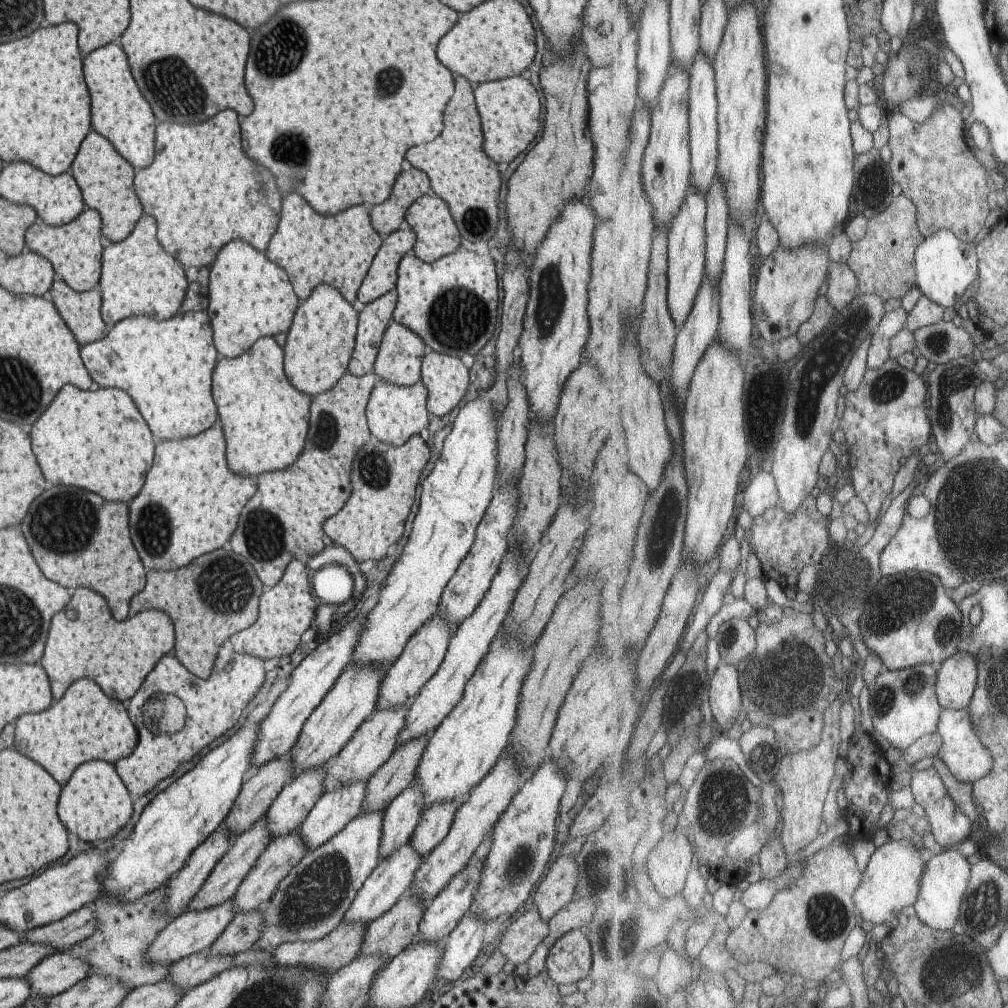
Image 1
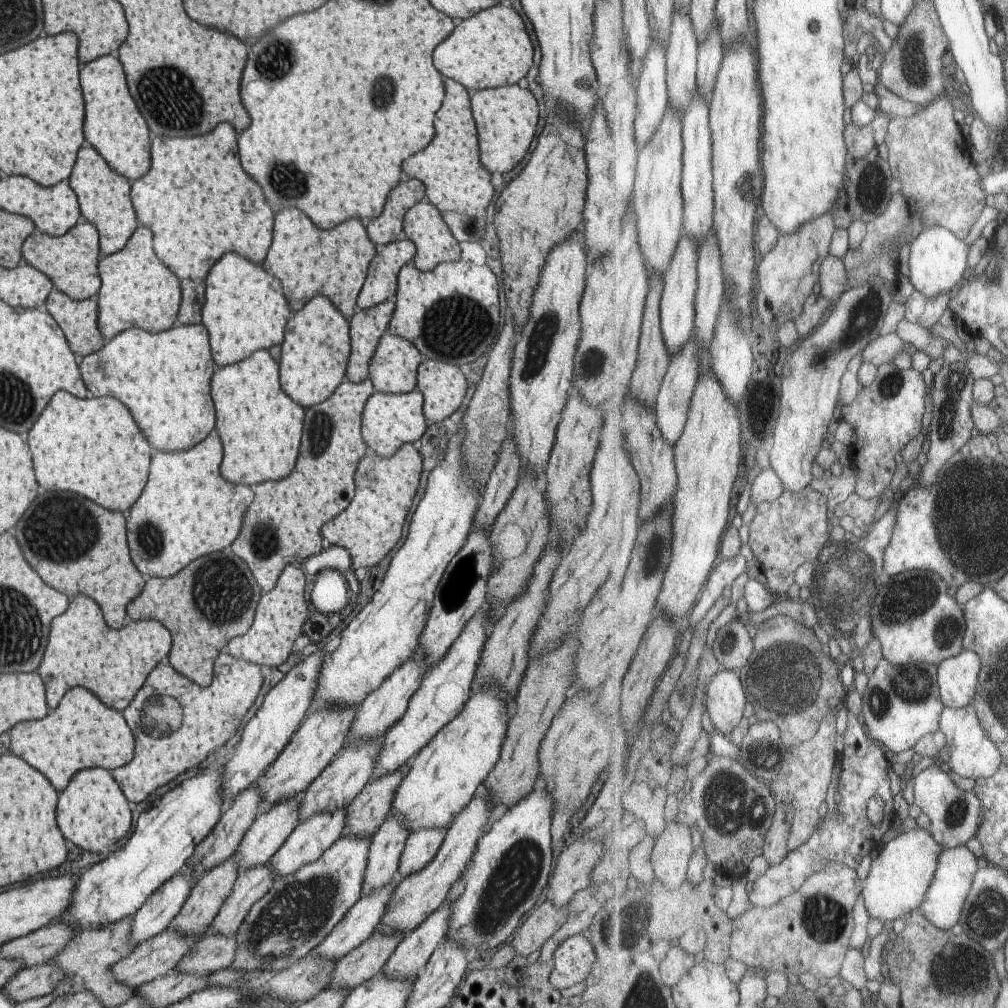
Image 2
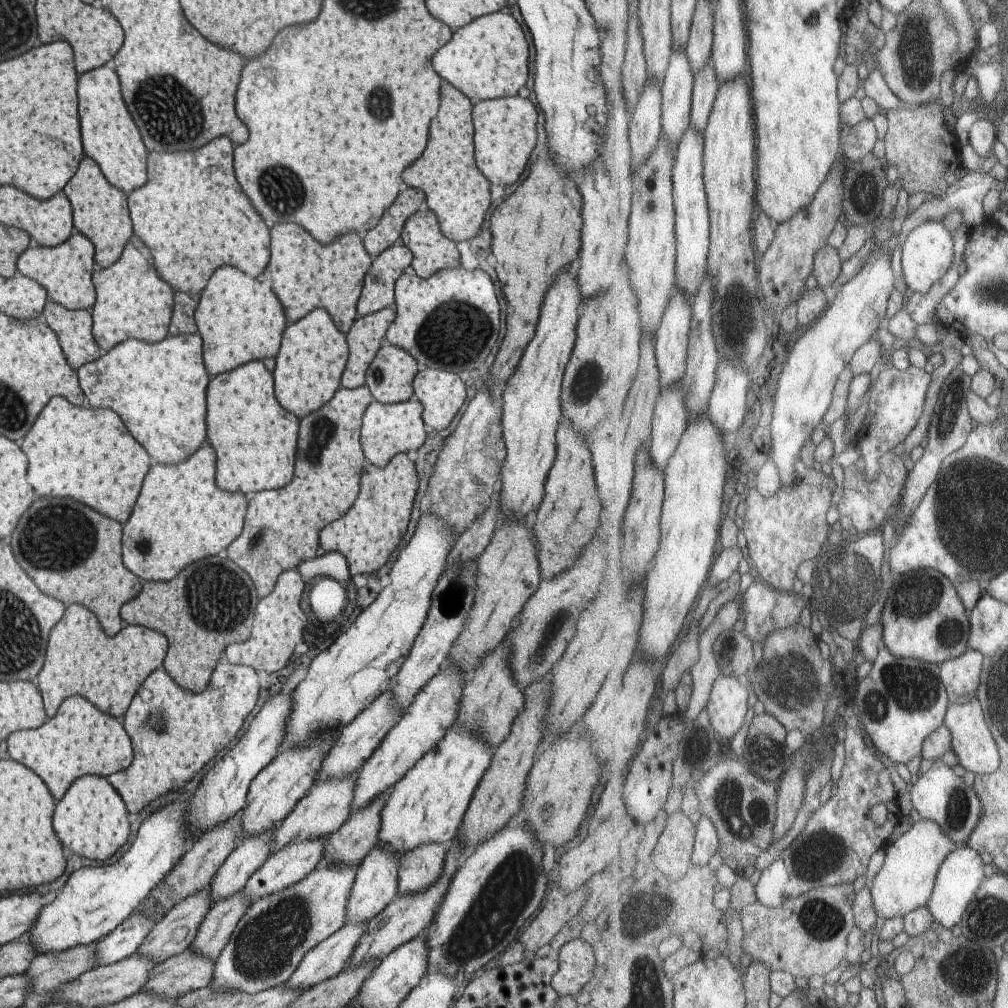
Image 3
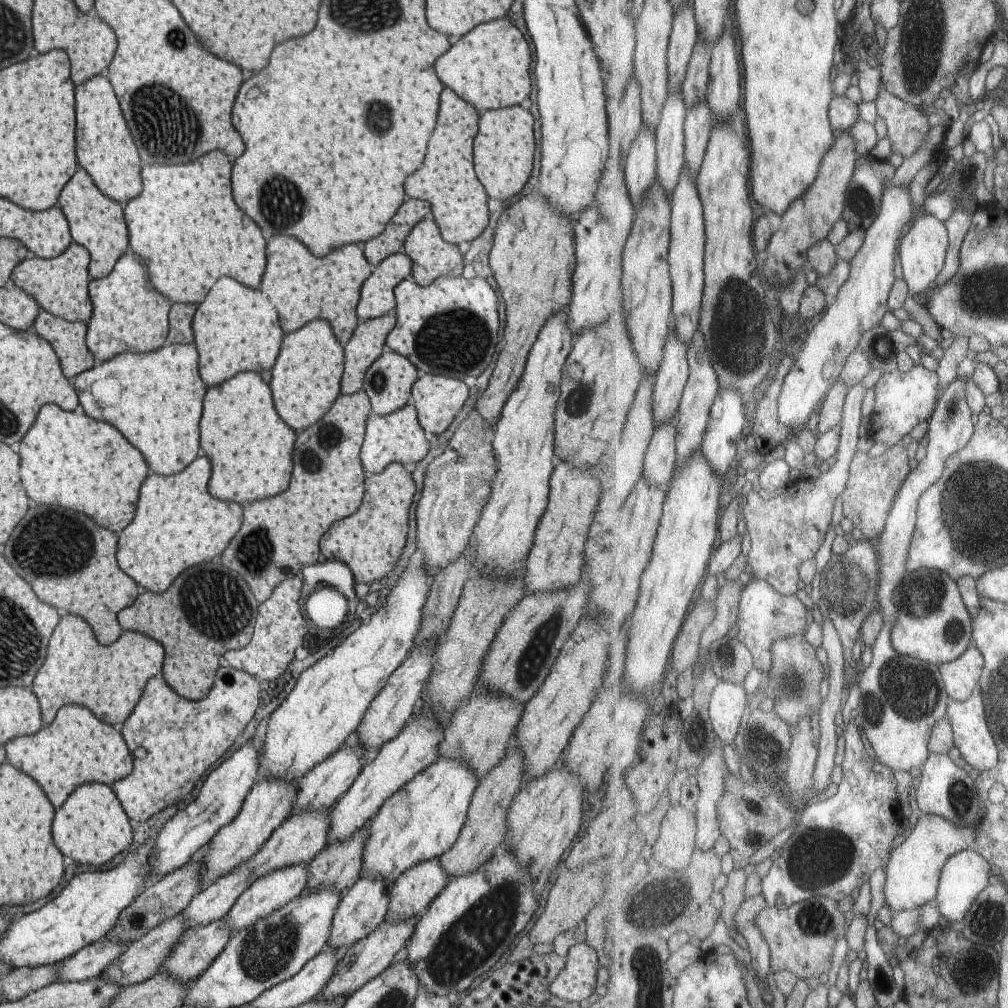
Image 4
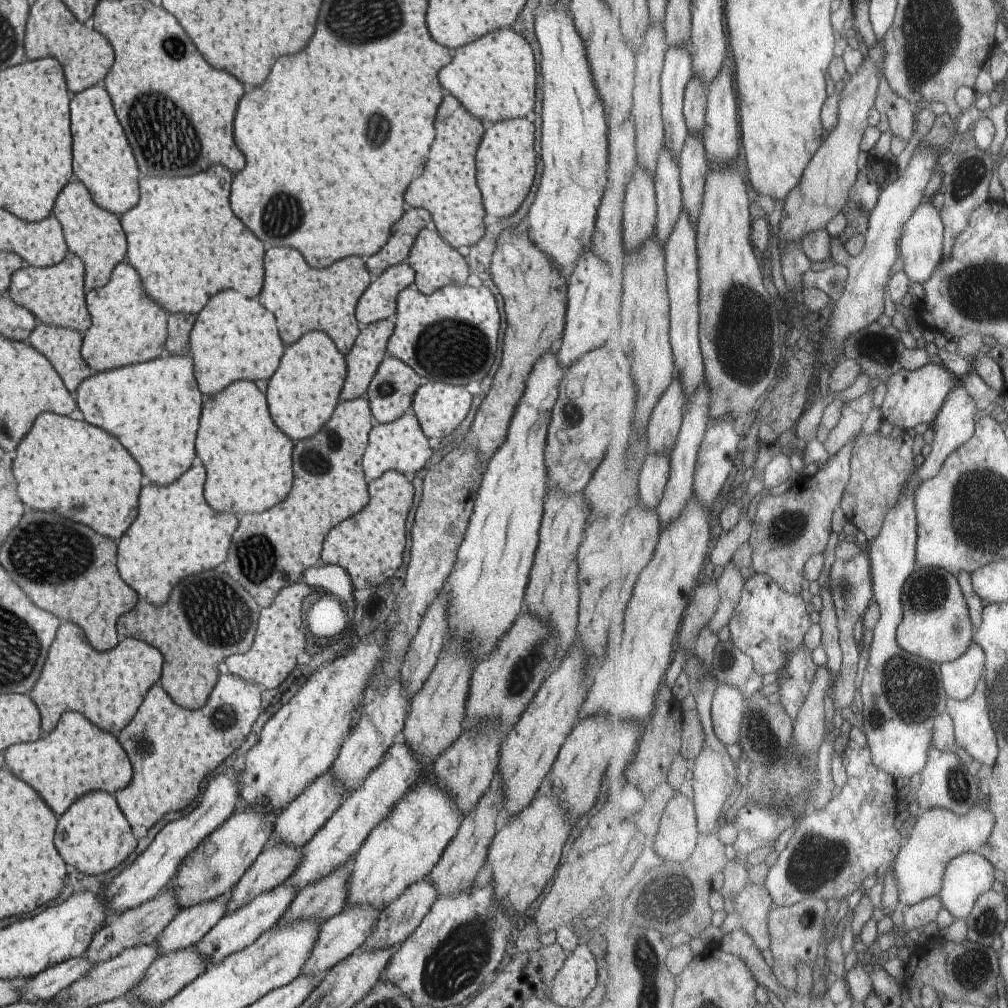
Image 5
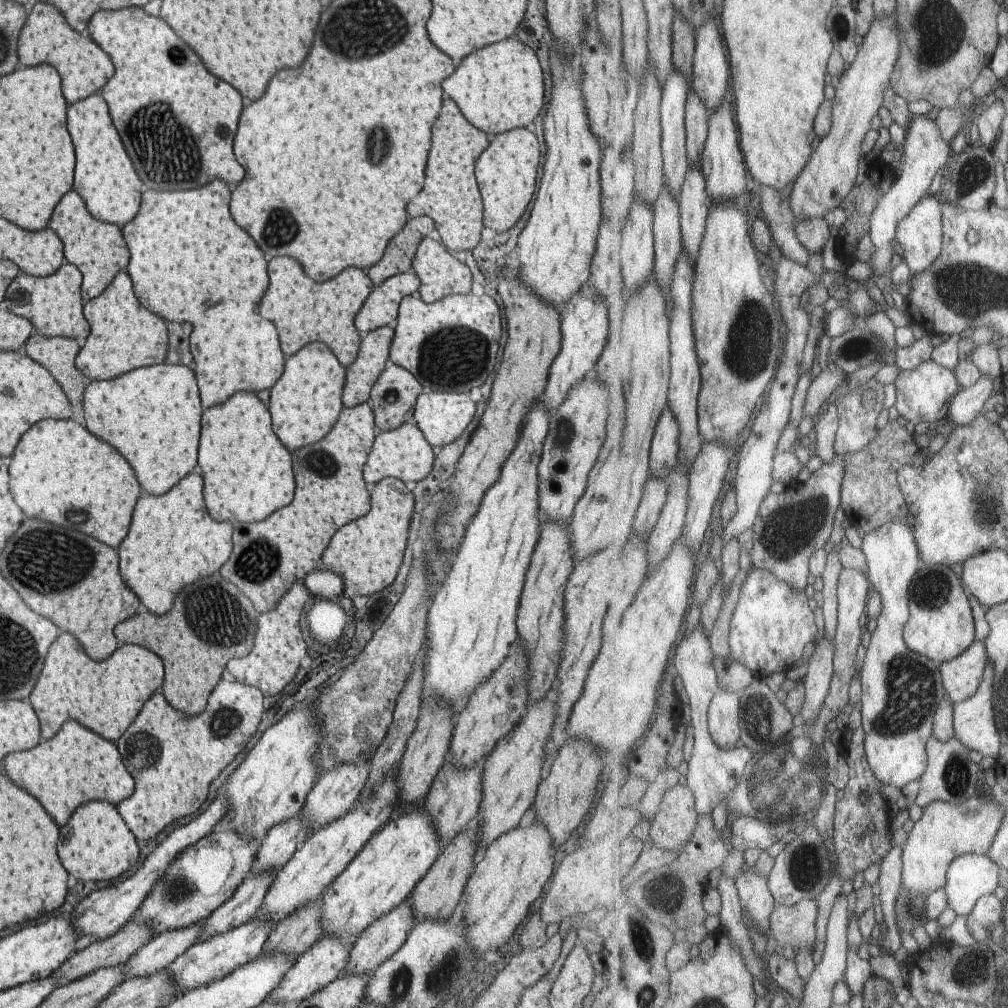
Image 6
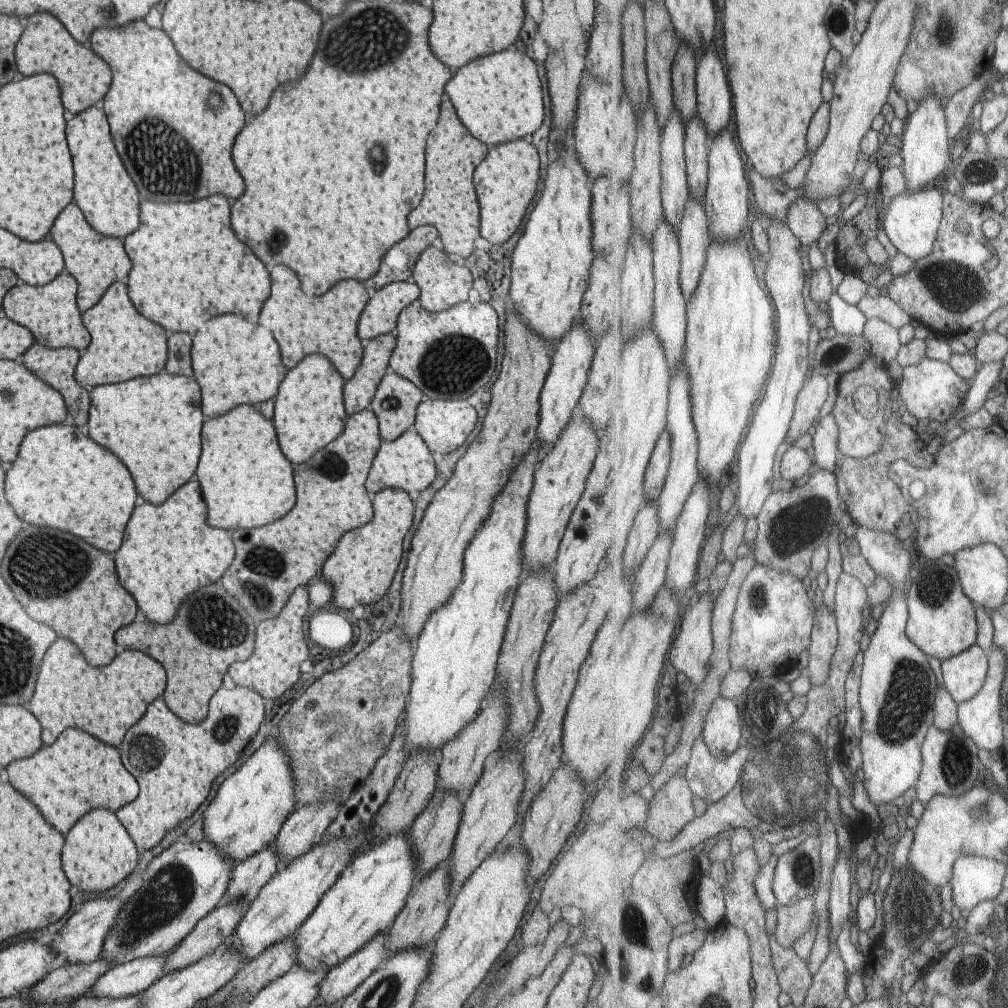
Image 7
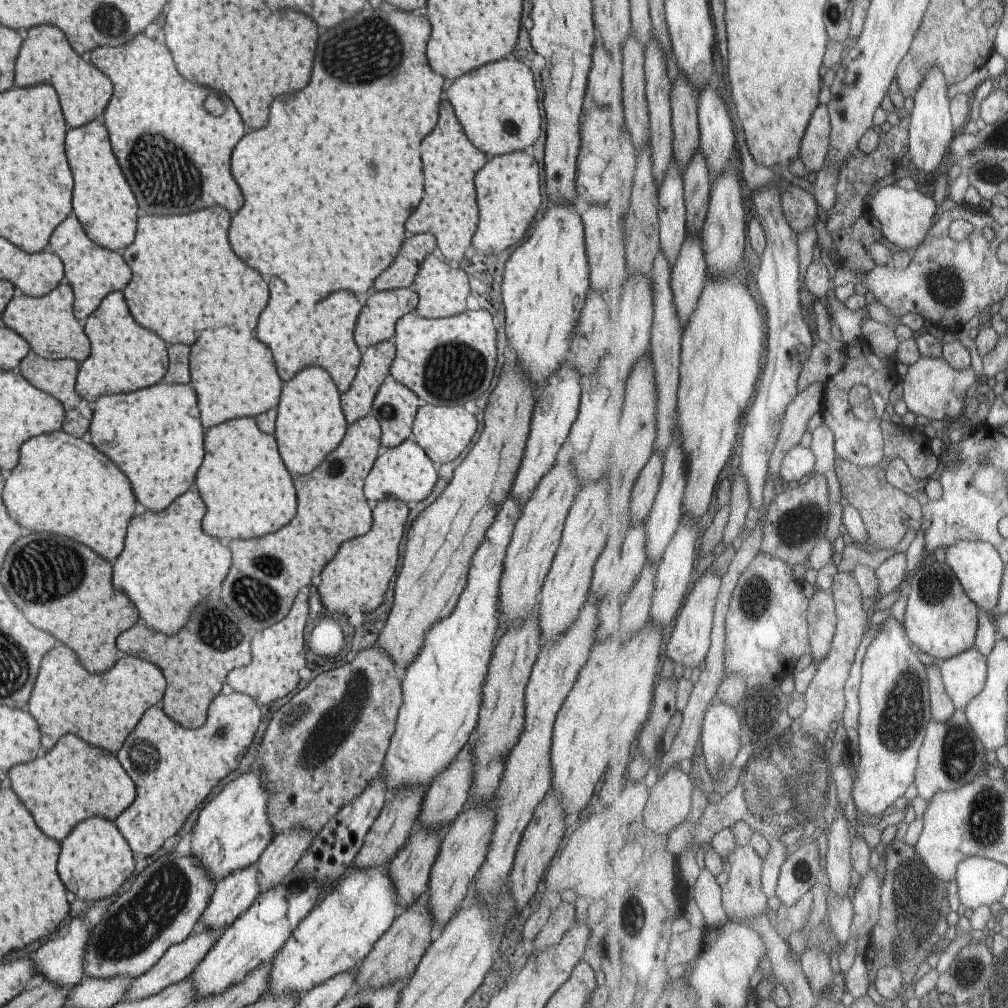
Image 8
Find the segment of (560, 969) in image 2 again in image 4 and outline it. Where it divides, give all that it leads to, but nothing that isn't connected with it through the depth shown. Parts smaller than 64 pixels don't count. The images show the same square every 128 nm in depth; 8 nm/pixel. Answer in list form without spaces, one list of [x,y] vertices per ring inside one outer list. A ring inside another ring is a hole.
[[[585,942],[575,943],[564,960],[563,968],[549,985],[549,992],[561,1000],[586,1007],[586,1000],[597,984],[598,952]]]

